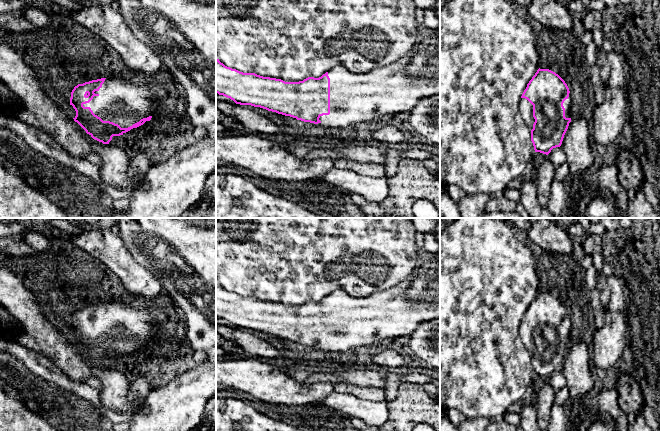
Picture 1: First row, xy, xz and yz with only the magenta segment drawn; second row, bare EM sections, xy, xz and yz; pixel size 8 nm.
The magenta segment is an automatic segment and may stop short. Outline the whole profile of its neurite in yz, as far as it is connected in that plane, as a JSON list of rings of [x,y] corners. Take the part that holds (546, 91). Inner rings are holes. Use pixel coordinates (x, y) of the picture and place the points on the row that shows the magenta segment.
[[[538,69],[527,84],[520,102],[519,112],[531,130],[531,141],[535,152],[548,155],[553,148],[560,147],[571,122],[572,98],[565,81],[549,69]]]

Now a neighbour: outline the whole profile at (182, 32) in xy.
[[[116,0],[114,4],[136,37],[151,46],[187,97],[191,130],[203,127],[216,140],[216,0]]]

